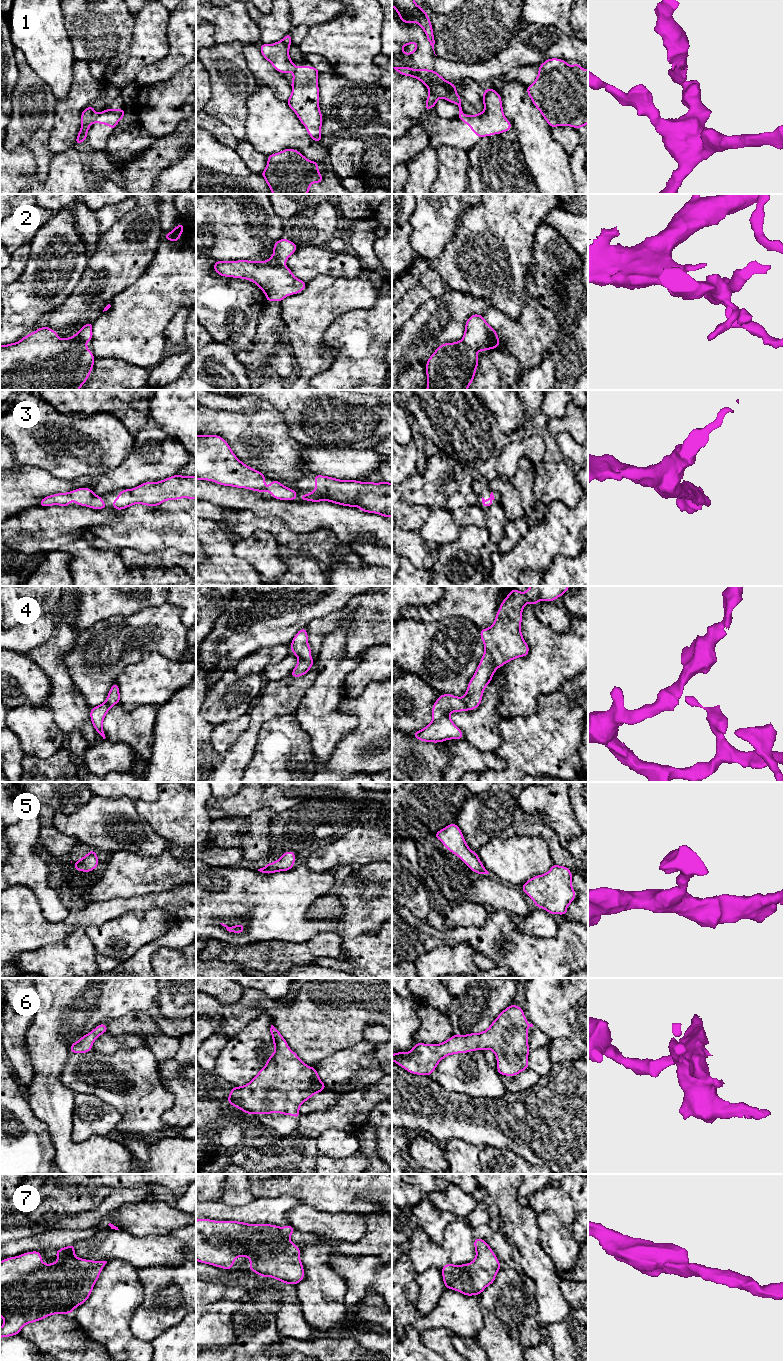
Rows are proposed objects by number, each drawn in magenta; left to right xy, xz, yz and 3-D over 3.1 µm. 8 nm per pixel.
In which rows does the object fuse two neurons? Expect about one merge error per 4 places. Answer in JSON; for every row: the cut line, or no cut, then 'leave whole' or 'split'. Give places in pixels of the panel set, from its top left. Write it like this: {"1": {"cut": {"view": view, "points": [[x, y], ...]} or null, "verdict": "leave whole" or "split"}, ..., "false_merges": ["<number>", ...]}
{"1": {"cut": null, "verdict": "leave whole"}, "2": {"cut": null, "verdict": "leave whole"}, "3": {"cut": null, "verdict": "leave whole"}, "4": {"cut": null, "verdict": "leave whole"}, "5": {"cut": null, "verdict": "leave whole"}, "6": {"cut": null, "verdict": "leave whole"}, "7": {"cut": null, "verdict": "leave whole"}, "false_merges": []}

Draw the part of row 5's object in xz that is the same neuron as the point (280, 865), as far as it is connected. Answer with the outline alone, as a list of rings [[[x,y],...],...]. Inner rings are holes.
[[[287,851],[275,862],[267,863],[263,868],[258,869],[258,871],[266,874],[271,874],[279,871],[288,871],[294,868],[294,861],[296,855],[293,851]]]

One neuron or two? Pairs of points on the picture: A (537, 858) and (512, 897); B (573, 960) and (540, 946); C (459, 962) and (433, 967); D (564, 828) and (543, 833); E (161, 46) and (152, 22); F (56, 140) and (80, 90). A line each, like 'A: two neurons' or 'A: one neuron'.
A: two neurons
B: one neuron
C: one neuron
D: two neurons
E: one neuron
F: one neuron

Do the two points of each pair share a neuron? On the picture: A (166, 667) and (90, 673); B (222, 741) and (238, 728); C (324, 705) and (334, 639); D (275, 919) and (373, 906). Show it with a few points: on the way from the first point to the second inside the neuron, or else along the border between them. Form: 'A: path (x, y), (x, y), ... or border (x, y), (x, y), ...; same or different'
A: border (142, 656), (138, 661), (129, 664), (115, 682); different
B: path (226, 737), (234, 729); same
C: path (328, 689), (333, 655); same
D: path (299, 926), (349, 927); same

